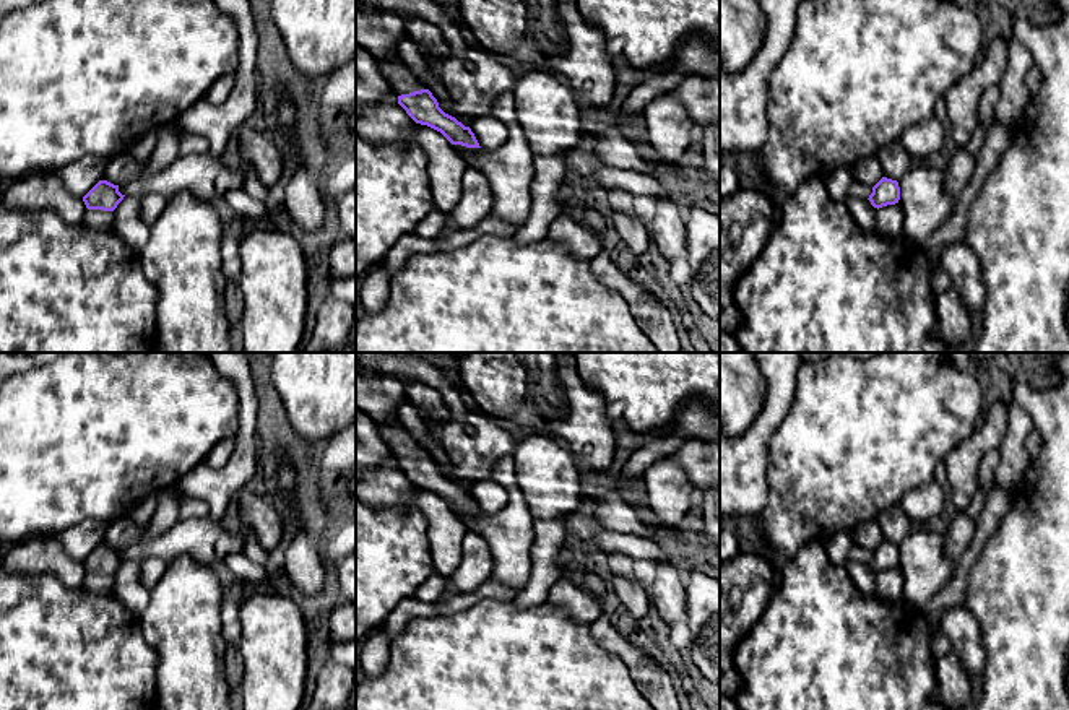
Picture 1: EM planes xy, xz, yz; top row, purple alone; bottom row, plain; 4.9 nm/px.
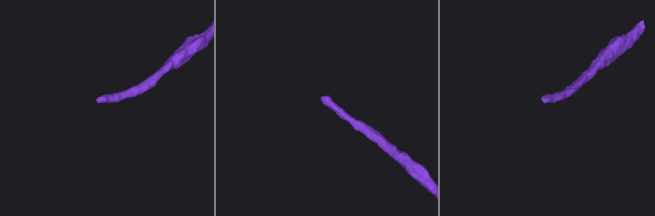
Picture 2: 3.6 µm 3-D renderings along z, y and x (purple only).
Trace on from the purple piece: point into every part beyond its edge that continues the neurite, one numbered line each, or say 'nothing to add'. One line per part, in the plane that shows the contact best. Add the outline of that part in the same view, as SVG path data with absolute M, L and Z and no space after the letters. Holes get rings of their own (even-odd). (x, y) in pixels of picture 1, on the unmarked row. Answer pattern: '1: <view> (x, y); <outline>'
1: xz (400, 442); M377 422L380 437L388 444L396 460L421 455L422 448L413 437L396 422Z

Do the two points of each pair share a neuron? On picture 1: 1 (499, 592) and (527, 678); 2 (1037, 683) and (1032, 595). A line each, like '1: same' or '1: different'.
1: different
2: same

